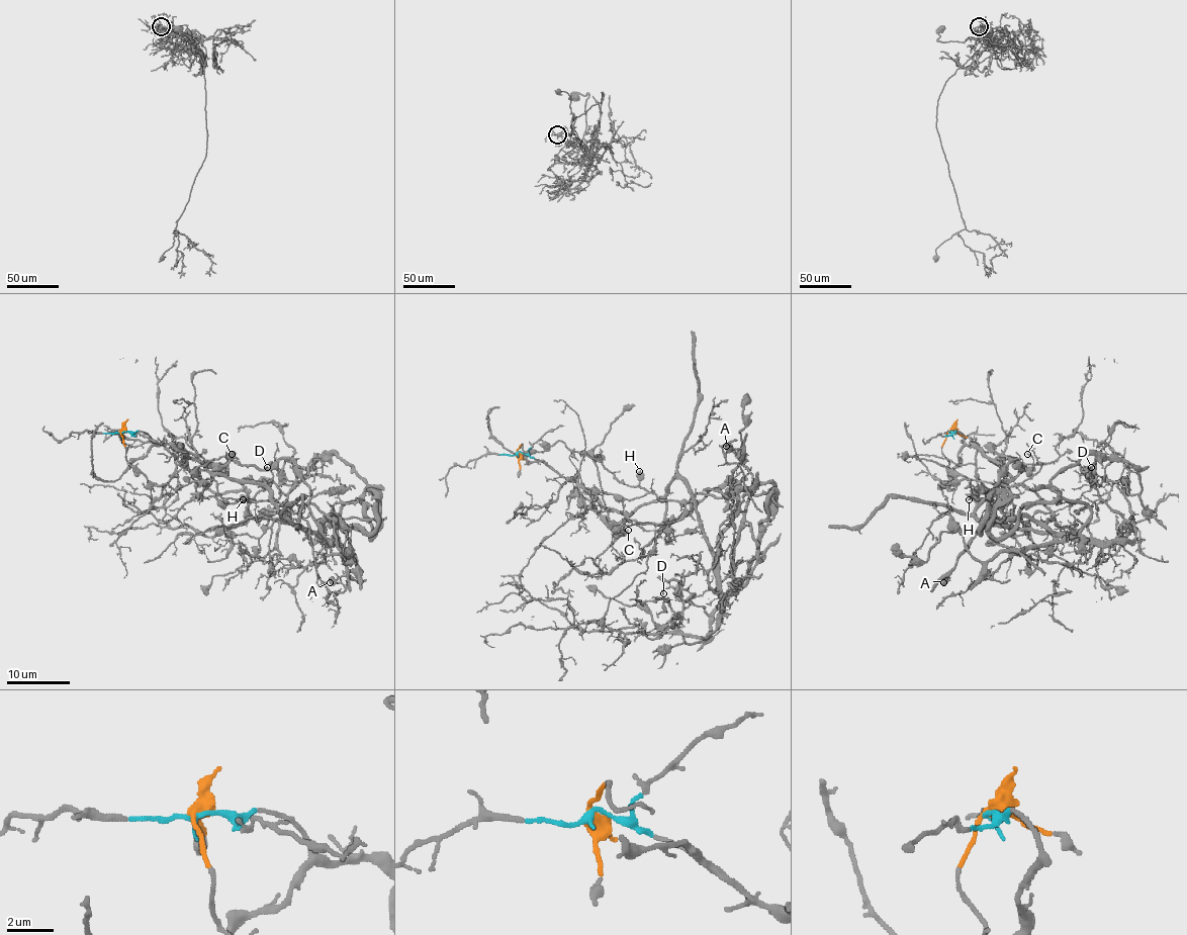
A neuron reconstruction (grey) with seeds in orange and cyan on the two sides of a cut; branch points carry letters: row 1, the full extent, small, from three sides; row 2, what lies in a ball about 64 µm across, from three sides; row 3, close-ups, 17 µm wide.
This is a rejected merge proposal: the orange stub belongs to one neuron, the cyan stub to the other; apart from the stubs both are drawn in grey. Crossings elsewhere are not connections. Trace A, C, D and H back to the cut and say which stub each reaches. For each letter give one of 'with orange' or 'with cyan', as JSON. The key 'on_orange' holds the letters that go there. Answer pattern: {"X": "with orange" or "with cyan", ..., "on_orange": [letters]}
{"A": "with orange", "C": "with cyan", "D": "with cyan", "H": "with orange", "on_orange": ["A", "H"]}

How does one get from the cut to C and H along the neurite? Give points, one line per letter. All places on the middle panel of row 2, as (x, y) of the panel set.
C: (518, 451), (540, 459), (577, 481), (588, 492), (599, 511), (624, 536), (627, 529)
H: (518, 453), (522, 443), (524, 450), (543, 451), (562, 442), (596, 458), (630, 486), (640, 481), (640, 470)

